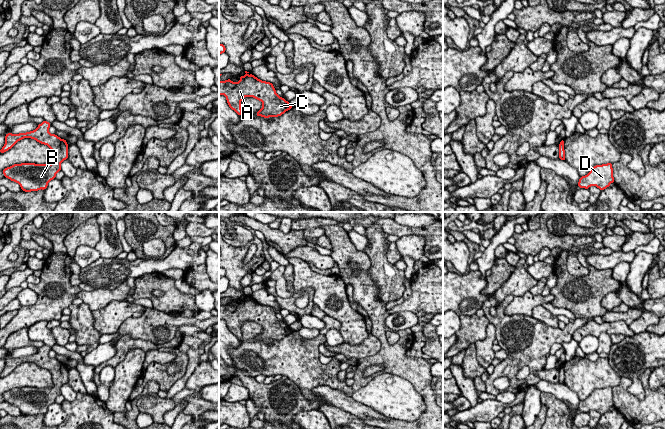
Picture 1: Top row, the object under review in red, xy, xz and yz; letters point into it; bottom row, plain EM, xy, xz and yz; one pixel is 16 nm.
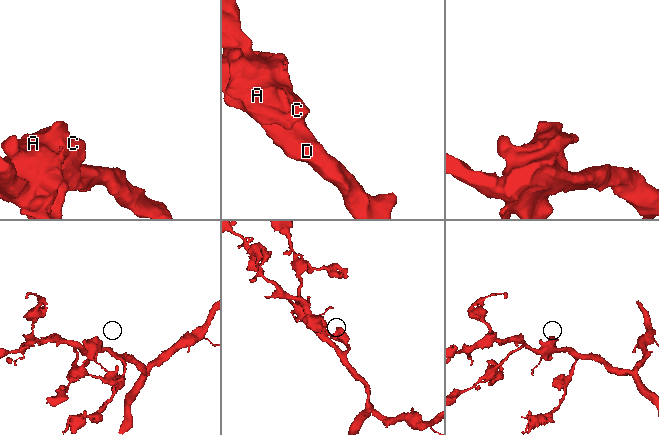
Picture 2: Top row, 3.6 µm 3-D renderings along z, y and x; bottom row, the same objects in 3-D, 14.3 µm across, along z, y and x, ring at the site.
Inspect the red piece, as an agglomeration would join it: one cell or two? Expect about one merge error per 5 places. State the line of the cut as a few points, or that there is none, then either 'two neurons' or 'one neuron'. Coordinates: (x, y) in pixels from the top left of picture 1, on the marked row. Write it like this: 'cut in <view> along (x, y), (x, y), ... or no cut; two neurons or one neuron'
no cut; one neuron

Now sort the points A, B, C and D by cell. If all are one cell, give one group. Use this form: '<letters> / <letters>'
A B C D

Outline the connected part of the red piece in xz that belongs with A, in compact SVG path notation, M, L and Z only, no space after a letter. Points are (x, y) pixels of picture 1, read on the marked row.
M252 73L249 75L240 75L238 82L232 82L231 79L219 81L219 95L226 97L229 107L239 116L242 115L241 101L245 97L253 97L262 102L262 108L256 113L256 116L264 118L278 117L293 107L283 97L276 93L276 89L270 82L262 81Z

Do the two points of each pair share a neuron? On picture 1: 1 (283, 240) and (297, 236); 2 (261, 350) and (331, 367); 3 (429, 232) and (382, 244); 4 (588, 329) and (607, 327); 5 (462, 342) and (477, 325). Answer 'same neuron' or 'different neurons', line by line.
1: same neuron
2: same neuron
3: different neurons
4: same neuron
5: same neuron

